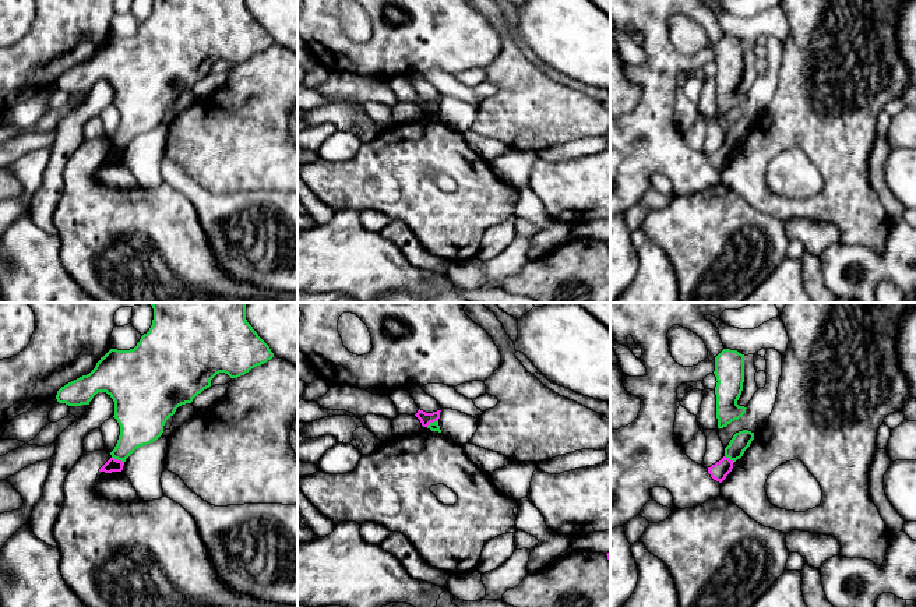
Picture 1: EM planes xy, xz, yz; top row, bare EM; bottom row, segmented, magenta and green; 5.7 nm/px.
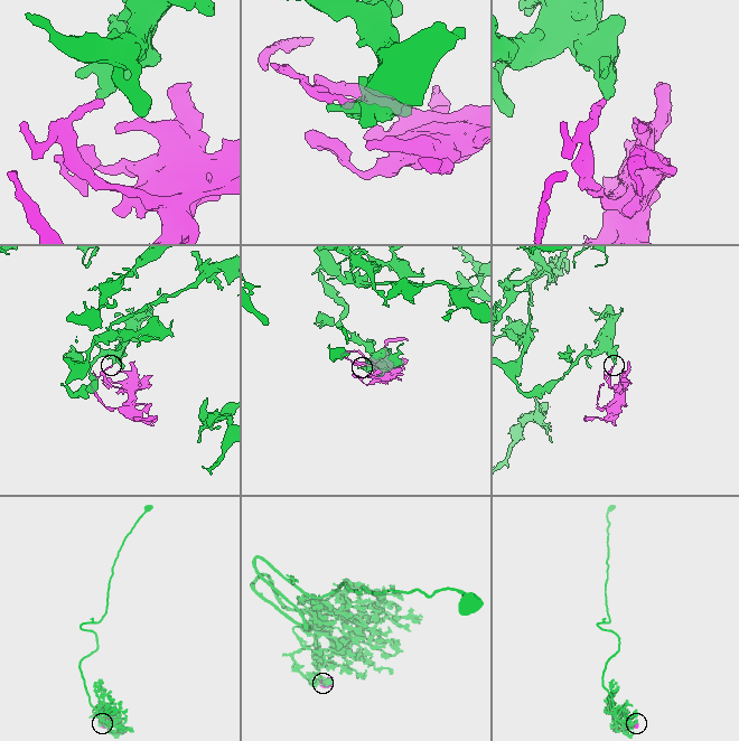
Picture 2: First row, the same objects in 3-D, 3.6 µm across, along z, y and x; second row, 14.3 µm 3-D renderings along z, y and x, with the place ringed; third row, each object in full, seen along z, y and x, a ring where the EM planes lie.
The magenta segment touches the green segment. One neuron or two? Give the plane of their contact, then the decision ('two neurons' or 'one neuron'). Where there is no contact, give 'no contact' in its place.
contact in xy; two neurons

